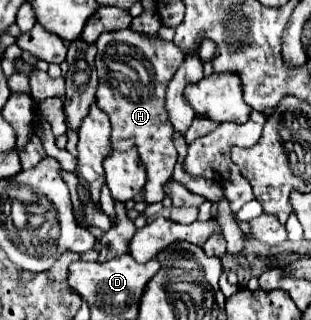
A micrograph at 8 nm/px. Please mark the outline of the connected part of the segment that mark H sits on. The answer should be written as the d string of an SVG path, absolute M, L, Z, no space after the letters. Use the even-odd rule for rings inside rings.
M131 27L115 33L101 33L97 39L95 67L99 73L97 105L109 115L111 121L111 145L117 151L137 147L139 157L147 169L145 201L161 201L163 183L171 179L177 163L177 151L173 147L171 123L167 121L165 89L177 67L183 63L185 53L171 41L159 37L143 37Z

